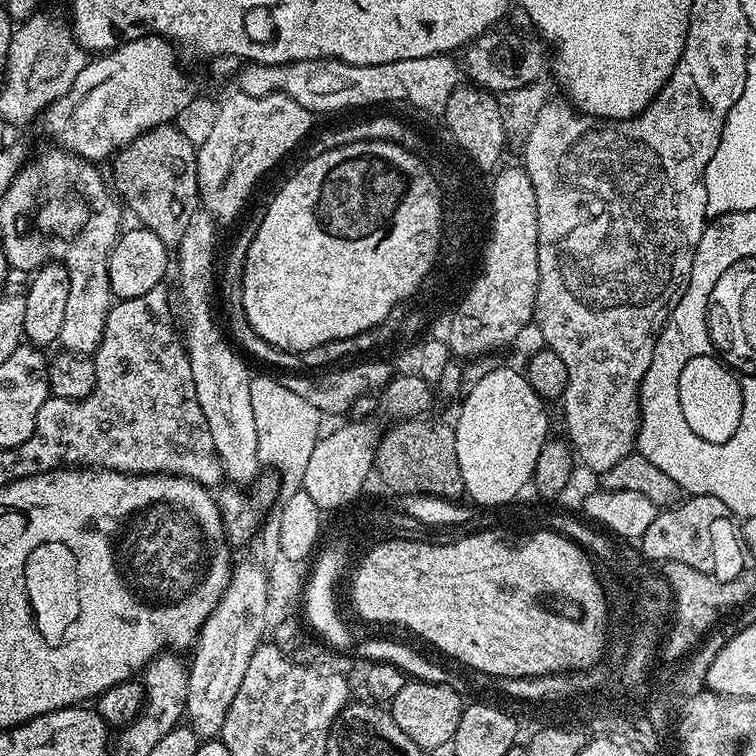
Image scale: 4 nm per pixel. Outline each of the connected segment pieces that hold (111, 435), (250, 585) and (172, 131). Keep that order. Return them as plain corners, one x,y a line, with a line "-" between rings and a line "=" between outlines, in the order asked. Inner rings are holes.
159,286
152,290
147,290
141,297
130,297
128,300
117,299
113,303
112,309
108,311
106,326
104,327
104,337
94,353
94,361
97,370
97,382
93,388
91,396
84,400
59,400
50,398
42,402
42,410
38,410
36,420
44,420
44,432
38,437
40,444
52,444
56,451
56,456
60,462
83,462
88,466
99,466
107,468
113,472
126,472
129,474
171,474
174,476
187,476
190,480
195,480
197,484
204,485
205,488
215,489
215,484
219,480
225,479
224,467
216,453
214,438
210,434
210,426
206,422
206,414
202,414
202,406
198,402
198,394
194,390
194,374
190,370
188,361
188,349
185,341
176,333
176,324
172,321
172,304
168,301
168,292
164,286
-
72,416
72,428
64,424
=
246,562
237,563
232,581
201,628
191,653
186,720
197,736
219,737
226,714
234,702
234,694
238,694
242,678
246,678
246,666
250,666
254,650
258,650
265,639
264,617
264,576
=
160,125
142,135
136,136
113,155
113,189
119,197
128,200
137,220
143,227
153,231
169,250
176,250
183,234
200,210
199,188
197,186
197,156
195,143
175,125

